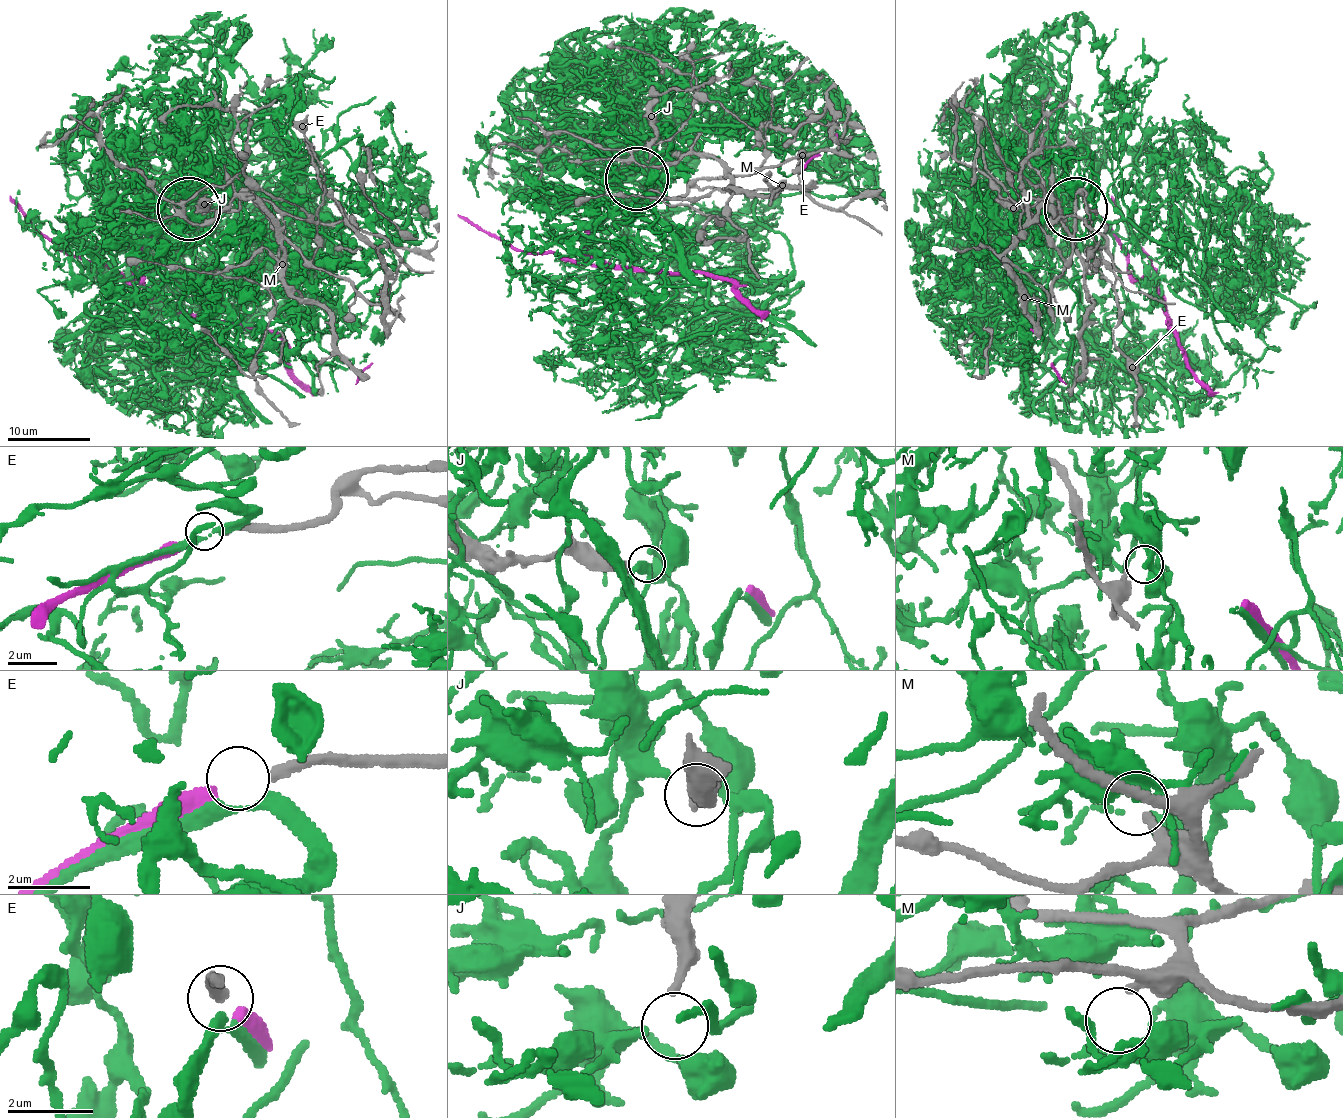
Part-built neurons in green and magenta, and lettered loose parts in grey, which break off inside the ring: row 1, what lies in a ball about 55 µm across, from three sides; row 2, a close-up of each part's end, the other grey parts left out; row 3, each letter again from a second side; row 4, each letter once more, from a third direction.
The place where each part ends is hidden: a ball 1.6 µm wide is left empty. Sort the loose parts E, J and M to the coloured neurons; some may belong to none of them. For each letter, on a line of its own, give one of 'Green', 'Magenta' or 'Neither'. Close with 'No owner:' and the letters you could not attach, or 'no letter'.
E: Magenta
J: Neither
M: Neither
No owner: J, M

